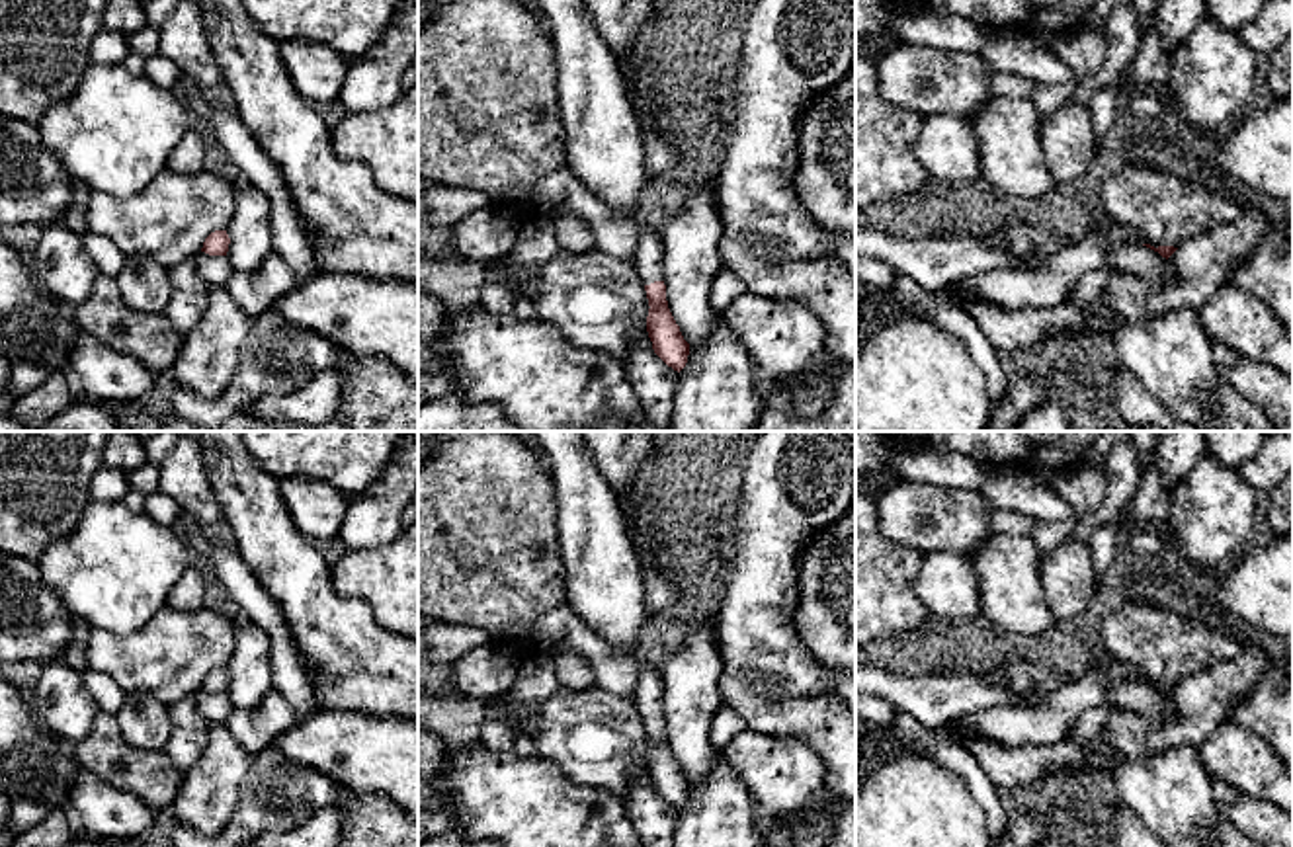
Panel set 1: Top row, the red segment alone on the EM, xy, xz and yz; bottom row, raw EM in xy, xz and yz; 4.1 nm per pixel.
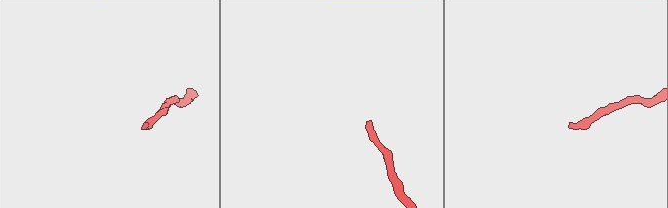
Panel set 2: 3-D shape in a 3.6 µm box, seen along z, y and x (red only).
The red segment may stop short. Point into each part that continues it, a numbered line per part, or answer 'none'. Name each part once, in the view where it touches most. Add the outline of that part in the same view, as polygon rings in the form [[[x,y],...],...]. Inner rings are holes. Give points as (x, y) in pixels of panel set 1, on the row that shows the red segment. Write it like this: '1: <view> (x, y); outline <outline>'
1: xz (649, 254); outline [[[639,224],[639,248],[635,254],[637,273],[643,285],[662,279],[662,236],[652,228]]]

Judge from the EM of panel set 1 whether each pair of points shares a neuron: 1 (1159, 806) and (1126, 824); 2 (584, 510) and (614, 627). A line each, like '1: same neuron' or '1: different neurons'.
1: different neurons
2: same neuron

